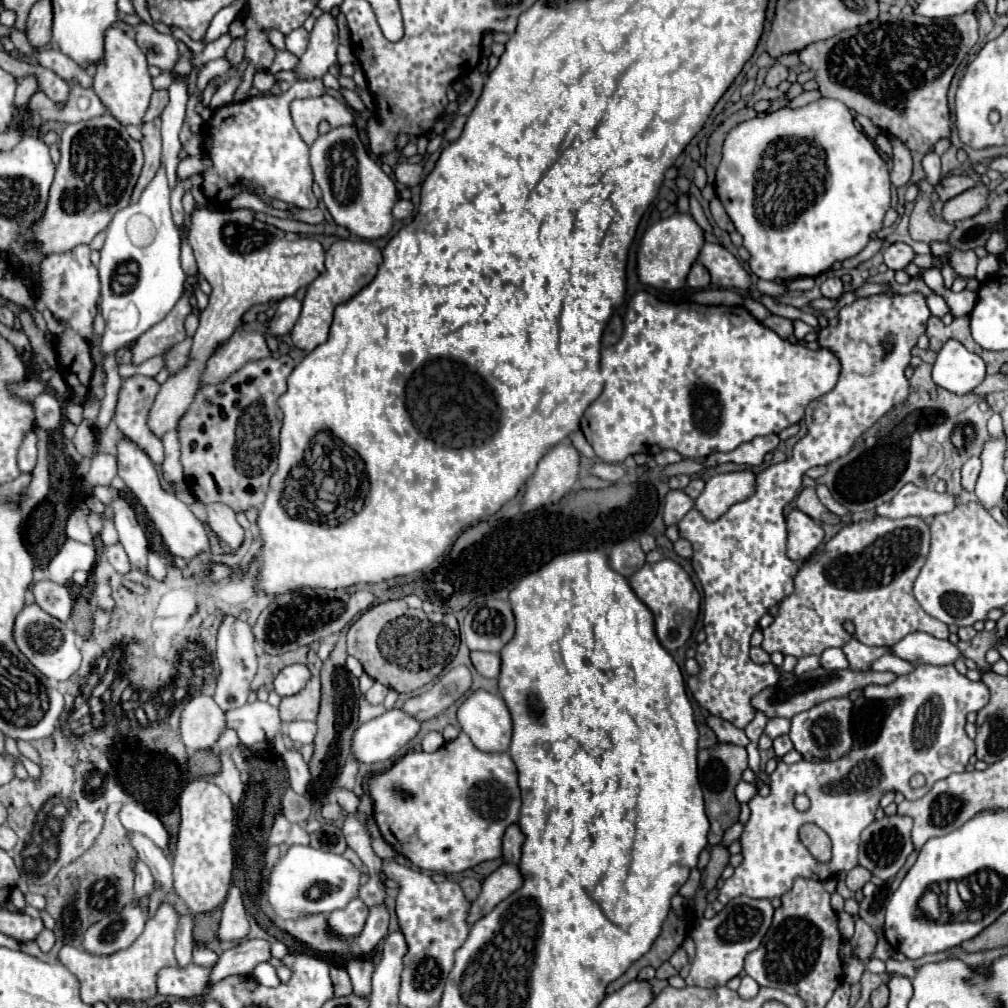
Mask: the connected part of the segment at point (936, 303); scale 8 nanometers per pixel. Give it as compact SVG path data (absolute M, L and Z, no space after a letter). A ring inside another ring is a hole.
M930 294L930 296L926 298L926 304L928 304L930 312L932 312L934 316L938 316L938 318L942 318L944 314L948 314L948 306L946 306L946 302L944 302L940 296L936 296L936 294Z

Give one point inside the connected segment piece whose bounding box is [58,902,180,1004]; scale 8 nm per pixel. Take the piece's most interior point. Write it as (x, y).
(129, 975)

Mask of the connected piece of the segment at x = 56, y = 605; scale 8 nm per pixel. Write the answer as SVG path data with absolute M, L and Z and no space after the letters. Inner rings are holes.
M42 580L42 582L36 582L32 586L32 592L36 596L36 604L48 612L50 616L66 622L70 618L70 612L72 612L72 598L70 598L70 592L60 586L60 584L54 584L50 580Z

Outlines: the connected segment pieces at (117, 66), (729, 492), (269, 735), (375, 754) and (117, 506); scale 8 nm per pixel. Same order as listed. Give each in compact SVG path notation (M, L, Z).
M116 26L108 28L104 34L104 58L94 68L92 88L98 94L98 98L102 100L102 104L108 108L108 112L116 120L120 120L120 124L124 124L124 126L128 126L128 124L140 126L142 124L144 112L148 110L150 96L154 92L150 80L152 78L148 74L146 56L140 52L136 42L130 36L126 36L126 32L122 32L120 28L116 28Z
M738 470L730 474L716 474L706 482L704 492L696 498L696 510L706 520L718 520L730 506L746 500L756 490L756 474L752 470Z
M246 702L240 708L226 712L226 728L236 730L240 742L252 746L254 742L270 742L276 738L282 720L278 716L278 708L268 702Z
M402 708L386 710L382 716L360 724L352 738L352 752L364 764L384 762L406 746L420 732L420 726Z
M116 496L116 500L112 502L114 508L114 526L120 534L120 544L124 546L130 562L144 574L148 574L146 564L148 564L148 540L142 532L142 528L136 522L134 510L122 500L122 496Z

